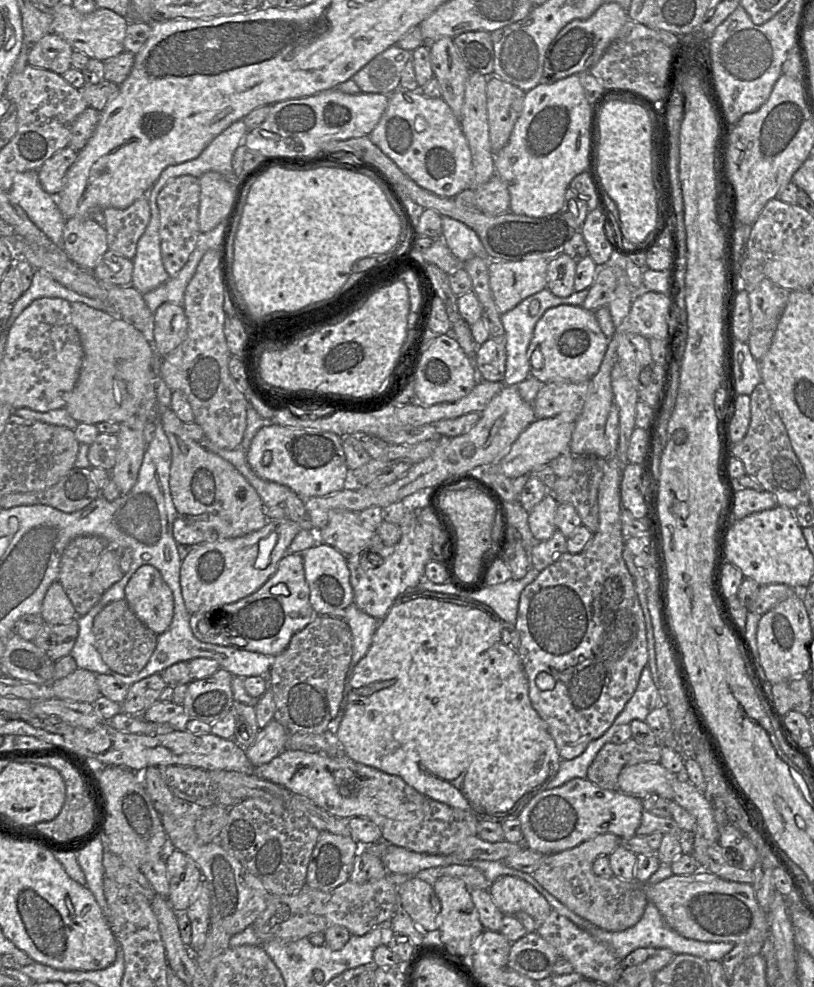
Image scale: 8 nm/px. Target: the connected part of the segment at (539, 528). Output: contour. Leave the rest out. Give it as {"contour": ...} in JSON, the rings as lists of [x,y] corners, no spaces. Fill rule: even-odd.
{"contour":[[[546,494],[529,512],[529,528],[537,541],[548,540],[557,531],[555,516],[558,504],[551,494]]]}

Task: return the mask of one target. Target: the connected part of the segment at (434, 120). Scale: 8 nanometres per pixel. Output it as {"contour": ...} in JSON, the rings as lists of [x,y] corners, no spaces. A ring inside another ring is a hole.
{"contour":[[[397,88],[389,95],[388,107],[368,137],[418,186],[439,197],[454,198],[470,187],[472,157],[468,141],[459,119],[442,97],[430,98],[420,91]],[[418,116],[424,117],[427,122],[427,127],[422,132],[418,132],[415,128],[415,120]]]}

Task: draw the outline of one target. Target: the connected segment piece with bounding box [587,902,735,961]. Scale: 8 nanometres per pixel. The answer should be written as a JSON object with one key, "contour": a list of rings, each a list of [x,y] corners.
{"contour":[[[651,902],[647,903],[640,921],[626,930],[609,932],[599,927],[594,927],[588,929],[587,931],[596,940],[607,945],[620,960],[624,960],[631,952],[638,948],[667,948],[670,949],[675,955],[689,954],[700,957],[706,961],[721,961],[722,958],[735,946],[735,943],[732,942],[703,942],[681,936],[665,923],[659,910]]]}

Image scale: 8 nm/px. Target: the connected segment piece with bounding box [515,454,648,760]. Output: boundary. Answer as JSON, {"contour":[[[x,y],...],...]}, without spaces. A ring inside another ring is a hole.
{"contour":[[[617,456],[604,458],[607,460],[607,471],[600,483],[598,492],[598,515],[599,527],[597,532],[587,546],[579,553],[563,553],[557,560],[547,566],[539,573],[537,578],[527,585],[520,595],[518,614],[515,627],[519,633],[519,643],[517,653],[521,659],[525,674],[528,679],[528,693],[533,708],[537,711],[541,719],[546,723],[551,733],[560,757],[565,760],[571,760],[584,752],[589,742],[602,736],[612,725],[615,718],[624,709],[626,703],[630,700],[638,685],[642,669],[648,665],[648,650],[646,638],[646,626],[643,610],[641,608],[638,595],[635,591],[633,579],[627,569],[626,563],[622,557],[625,538],[622,534],[620,522],[621,513],[621,480],[622,471],[620,471],[620,462]]]}

